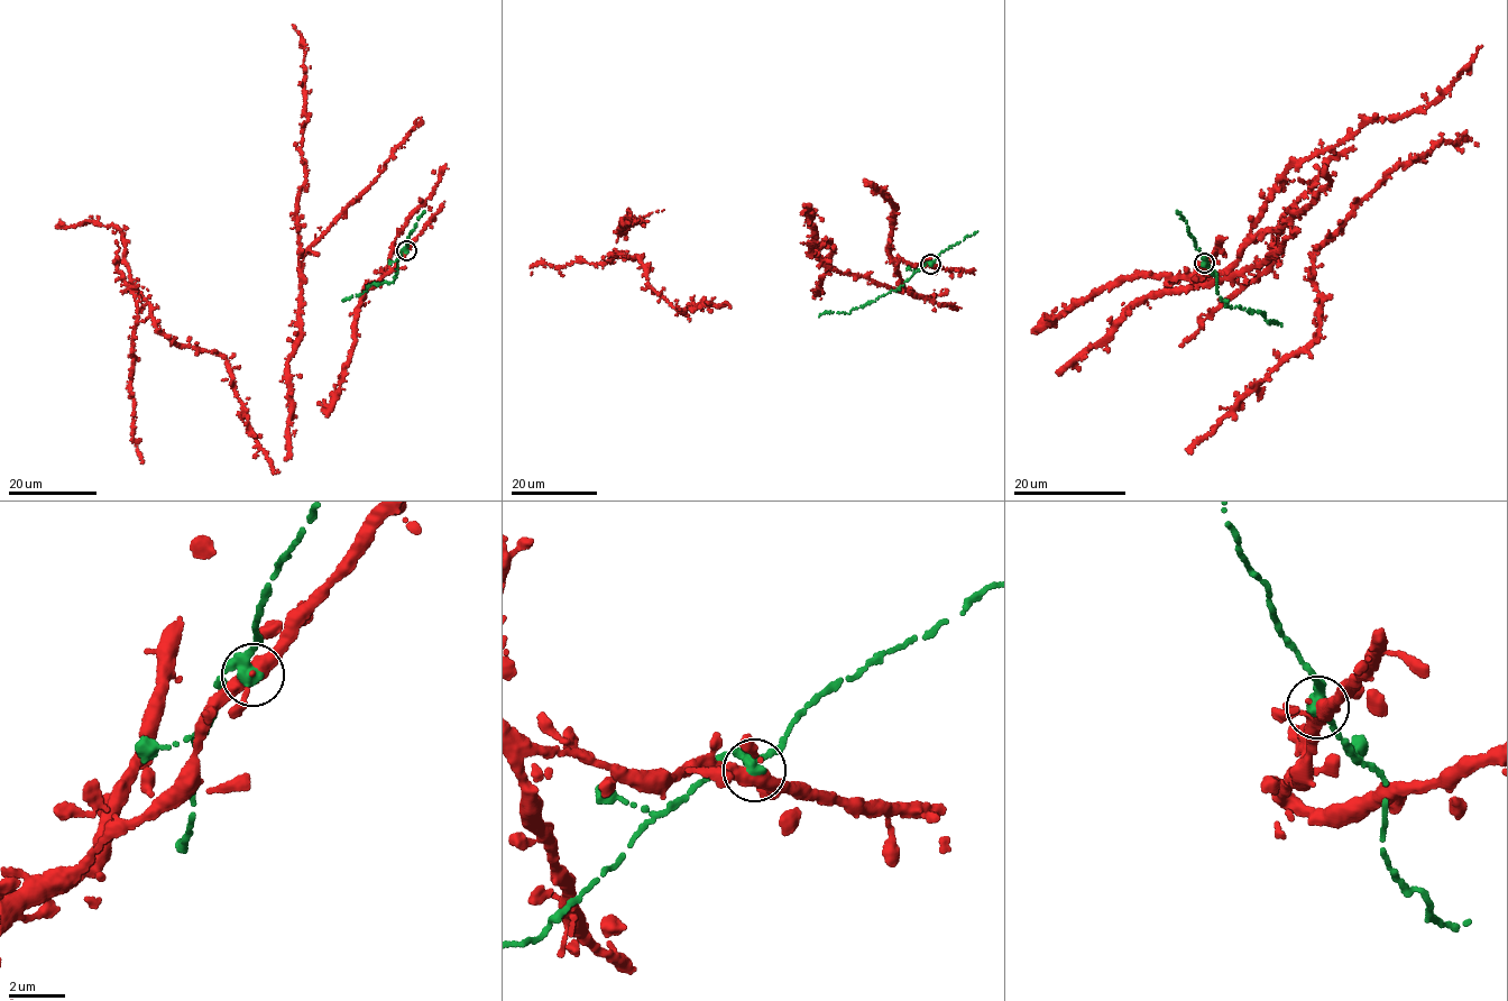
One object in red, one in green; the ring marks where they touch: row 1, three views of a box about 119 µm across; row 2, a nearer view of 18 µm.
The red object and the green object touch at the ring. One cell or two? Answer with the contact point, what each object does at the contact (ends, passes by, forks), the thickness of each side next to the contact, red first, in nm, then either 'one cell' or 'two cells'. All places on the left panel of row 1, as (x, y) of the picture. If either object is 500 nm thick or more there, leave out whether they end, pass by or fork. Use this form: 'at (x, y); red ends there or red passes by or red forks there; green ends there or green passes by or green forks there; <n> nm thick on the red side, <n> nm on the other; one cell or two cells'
at (406, 250); red forks there; green passes by; 360 nm thick on the red side, 360 nm on the other; one cell

